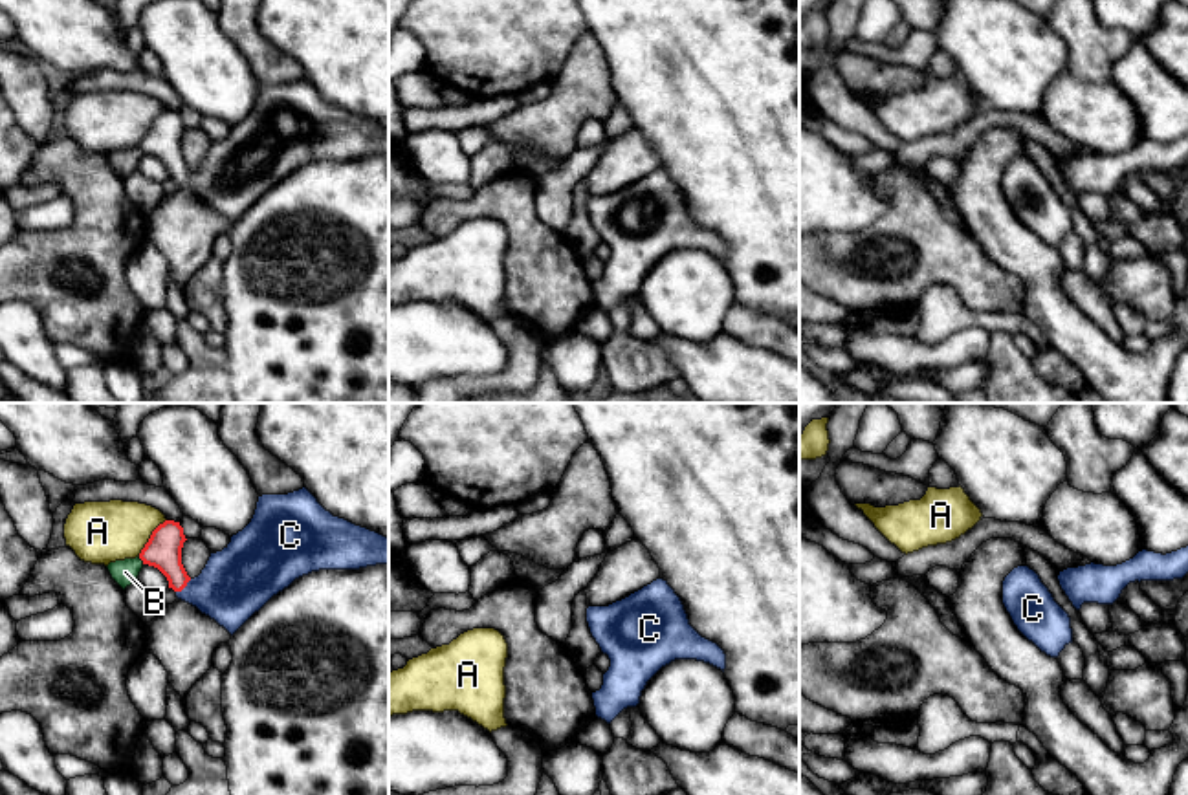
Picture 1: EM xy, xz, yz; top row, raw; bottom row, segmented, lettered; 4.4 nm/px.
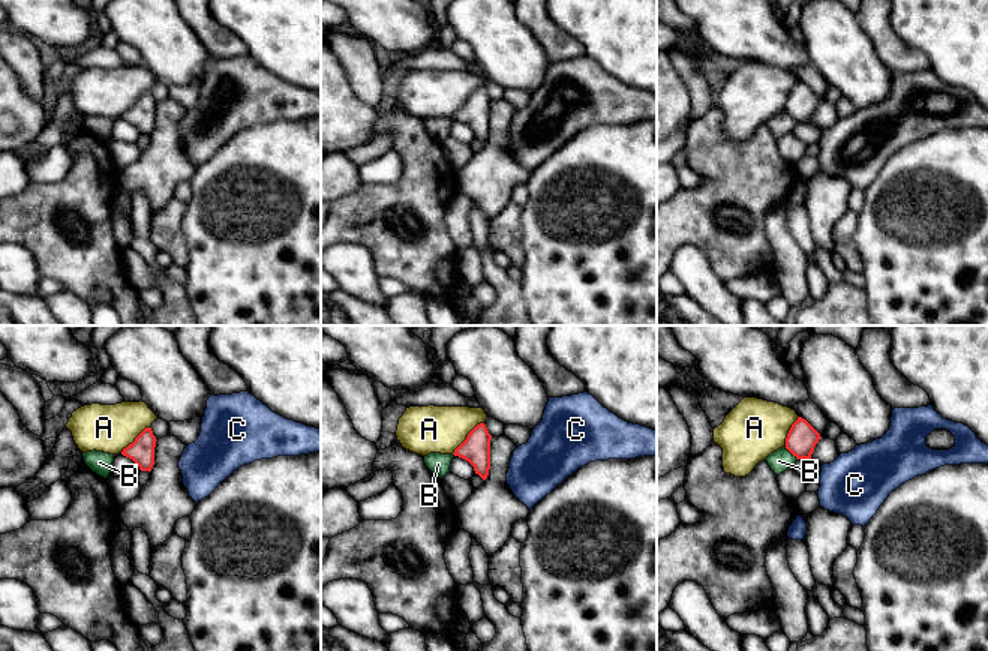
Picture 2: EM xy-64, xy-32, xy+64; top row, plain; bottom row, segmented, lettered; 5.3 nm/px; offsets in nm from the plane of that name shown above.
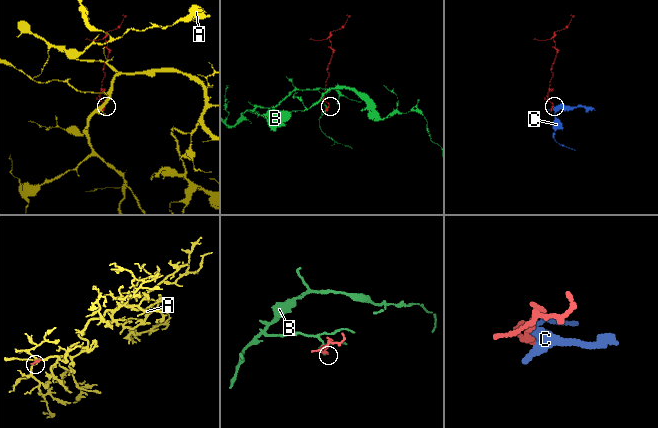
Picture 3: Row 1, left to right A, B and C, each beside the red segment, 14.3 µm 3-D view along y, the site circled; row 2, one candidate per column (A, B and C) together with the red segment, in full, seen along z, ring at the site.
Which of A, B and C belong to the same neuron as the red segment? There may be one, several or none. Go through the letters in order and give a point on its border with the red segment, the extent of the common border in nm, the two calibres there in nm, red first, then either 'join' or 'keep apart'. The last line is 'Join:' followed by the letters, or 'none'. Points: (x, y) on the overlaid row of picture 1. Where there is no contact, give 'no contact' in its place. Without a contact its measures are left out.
A: xy (151, 537) | 200 nm | 160/280 nm | keep apart
B: xy (142, 559) | 40 nm | 160/110 nm | keep apart
C: xy (184, 587) | 90 nm | 160/300 nm | join
Join: C

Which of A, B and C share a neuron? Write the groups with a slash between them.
A / B / C

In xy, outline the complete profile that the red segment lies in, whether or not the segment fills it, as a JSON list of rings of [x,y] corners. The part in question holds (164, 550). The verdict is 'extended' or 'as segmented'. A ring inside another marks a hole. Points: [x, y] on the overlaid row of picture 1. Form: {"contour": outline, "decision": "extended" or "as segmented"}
{"contour": [[[306,487],[288,495],[258,496],[251,522],[233,535],[222,551],[211,553],[205,568],[194,579],[182,564],[185,540],[180,522],[165,520],[152,531],[139,559],[167,577],[169,588],[176,592],[178,599],[196,606],[231,636],[273,595],[302,575],[319,570],[359,570],[389,564],[387,537],[334,517]]], "decision": "extended"}

